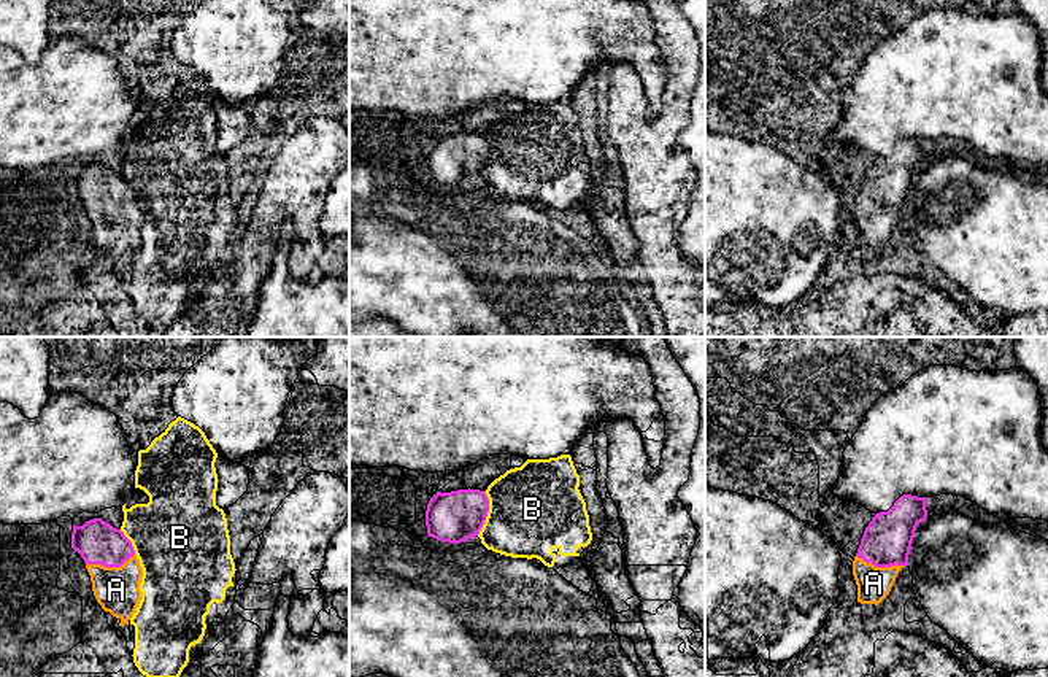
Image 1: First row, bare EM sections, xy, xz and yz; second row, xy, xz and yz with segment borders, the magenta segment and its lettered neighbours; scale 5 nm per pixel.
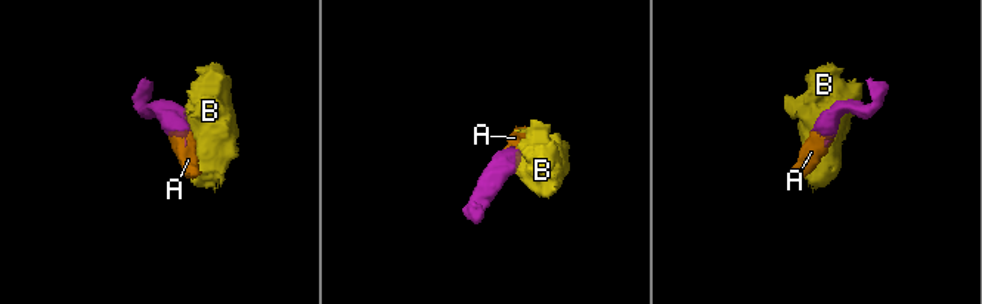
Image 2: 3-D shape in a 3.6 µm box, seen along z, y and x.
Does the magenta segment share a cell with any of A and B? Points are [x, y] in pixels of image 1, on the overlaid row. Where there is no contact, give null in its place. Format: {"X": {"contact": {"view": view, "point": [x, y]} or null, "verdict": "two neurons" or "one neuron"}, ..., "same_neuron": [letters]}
{"A": {"contact": {"view": "xy", "point": [110, 566]}, "verdict": "one neuron"}, "B": {"contact": {"view": "xz", "point": [486, 514]}, "verdict": "two neurons"}, "same_neuron": ["A"]}

